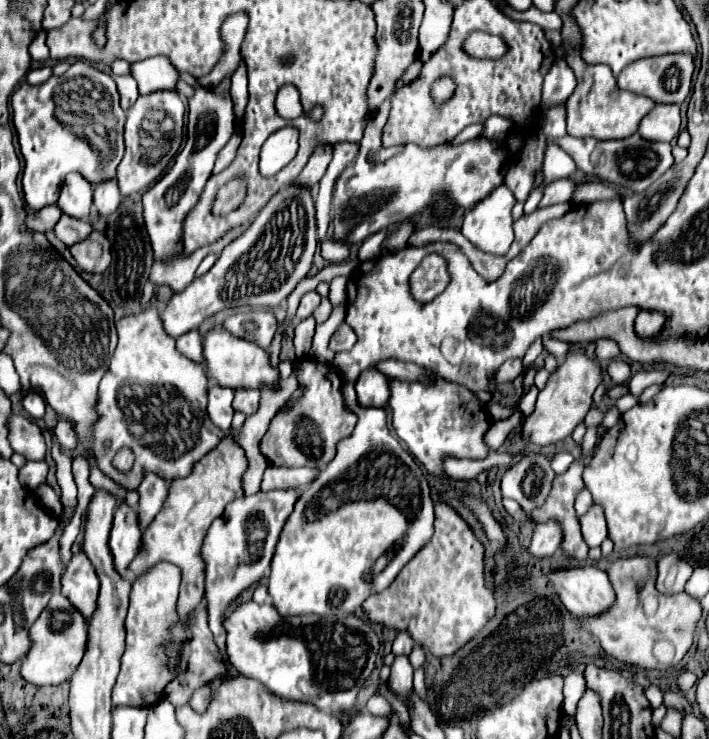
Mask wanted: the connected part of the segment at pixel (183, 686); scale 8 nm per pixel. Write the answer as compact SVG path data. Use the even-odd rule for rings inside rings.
M204 602L196 608L196 614L192 614L192 618L190 618L190 626L188 626L188 632L192 634L188 666L186 666L186 670L184 670L178 678L174 678L174 682L164 690L166 700L168 700L174 708L188 704L188 702L190 702L190 698L192 698L192 694L194 694L194 690L198 690L200 686L212 684L212 682L214 682L214 678L218 678L218 676L224 676L224 674L226 674L224 654L218 650L218 646L216 646L216 644L214 644L214 640L212 640L212 632L208 630Z

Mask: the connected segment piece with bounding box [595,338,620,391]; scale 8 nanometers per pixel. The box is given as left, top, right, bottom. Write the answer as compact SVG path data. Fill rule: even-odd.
M599 339L596 342L596 356L598 358L598 361L601 364L601 368L603 370L604 374L604 383L607 388L607 391L610 390L612 387L614 387L612 382L605 382L606 377L608 375L606 374L607 364L615 357L617 357L620 354L619 346L610 339Z

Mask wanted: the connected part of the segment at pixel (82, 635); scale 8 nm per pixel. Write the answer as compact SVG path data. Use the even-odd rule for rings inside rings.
M56 594L32 626L32 650L22 660L20 674L34 686L56 686L72 678L88 644L88 622L68 598Z

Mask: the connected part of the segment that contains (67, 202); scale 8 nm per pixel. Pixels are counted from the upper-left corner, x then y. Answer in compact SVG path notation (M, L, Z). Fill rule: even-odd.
M78 172L68 174L62 184L58 206L60 210L64 210L64 214L72 218L88 220L90 206L92 206L92 184Z

